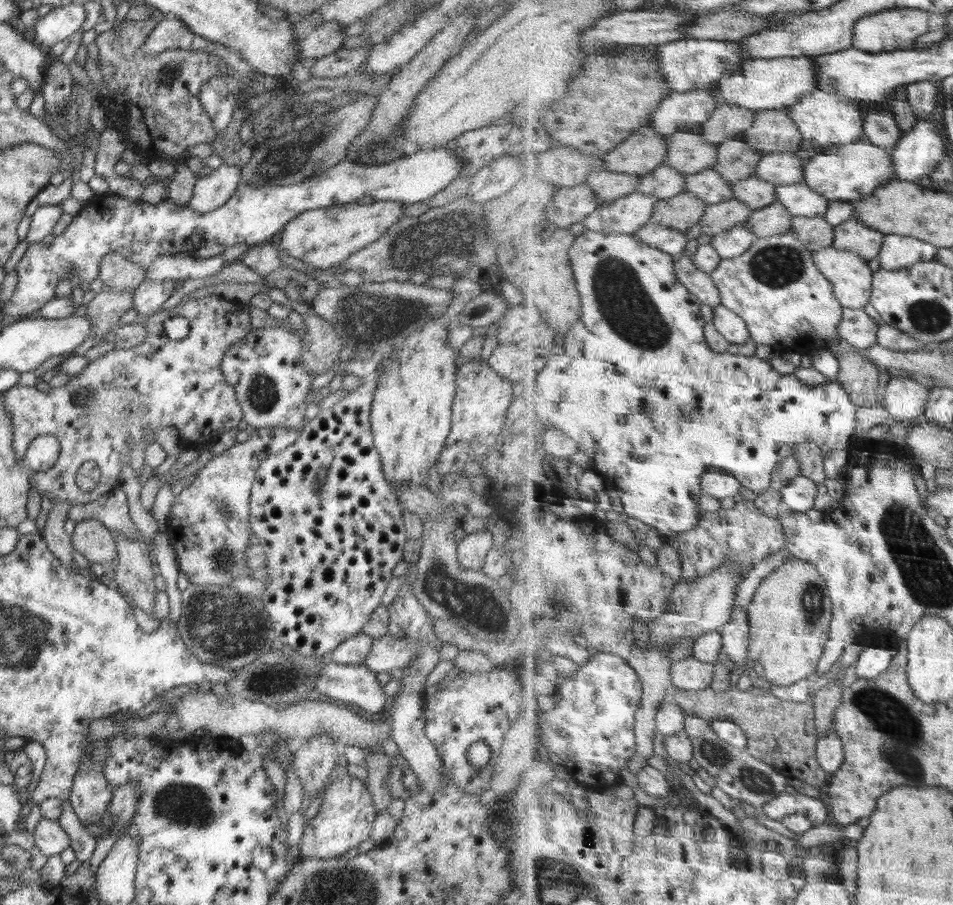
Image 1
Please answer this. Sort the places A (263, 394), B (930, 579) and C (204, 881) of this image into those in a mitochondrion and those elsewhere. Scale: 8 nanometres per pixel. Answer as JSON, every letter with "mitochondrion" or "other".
{"A":"mitochondrion","B":"mitochondrion","C":"other"}

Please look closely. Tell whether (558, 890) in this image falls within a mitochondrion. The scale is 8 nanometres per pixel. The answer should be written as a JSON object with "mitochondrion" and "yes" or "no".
{"mitochondrion":"yes"}

